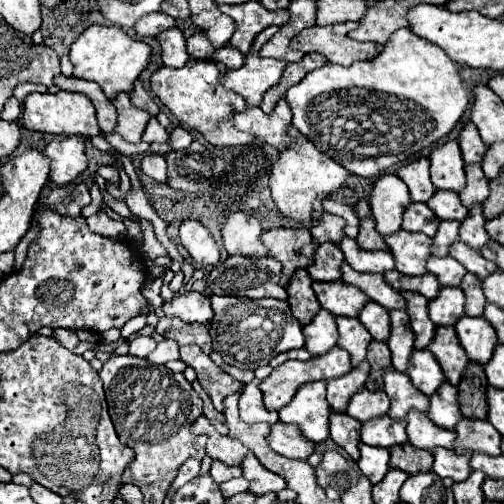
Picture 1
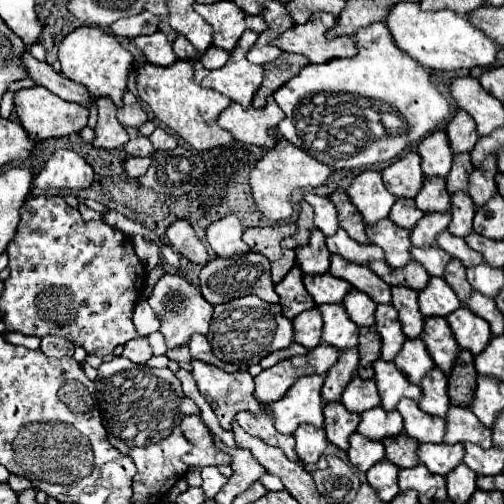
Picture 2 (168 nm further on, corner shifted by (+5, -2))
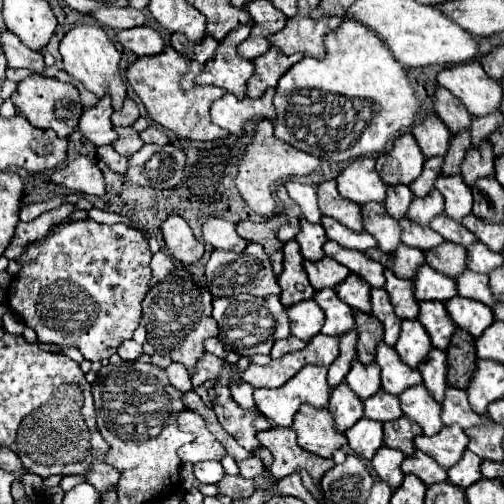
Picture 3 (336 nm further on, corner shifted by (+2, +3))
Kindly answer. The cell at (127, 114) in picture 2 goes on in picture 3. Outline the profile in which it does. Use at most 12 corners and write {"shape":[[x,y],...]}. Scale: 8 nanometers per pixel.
{"shape":[[126,98],[122,110],[112,114],[112,124],[132,126],[138,120],[136,102]]}

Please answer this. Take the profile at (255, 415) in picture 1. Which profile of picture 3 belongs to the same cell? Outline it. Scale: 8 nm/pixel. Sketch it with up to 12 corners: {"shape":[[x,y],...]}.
{"shape":[[290,428],[258,432],[272,452],[270,472],[284,478],[308,472],[314,484],[334,460],[314,456],[296,444]]}

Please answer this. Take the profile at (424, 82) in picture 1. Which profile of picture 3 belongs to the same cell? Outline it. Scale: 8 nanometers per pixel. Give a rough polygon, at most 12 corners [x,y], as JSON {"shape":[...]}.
{"shape":[[362,24],[276,86],[274,136],[346,162],[414,124],[406,70]]}

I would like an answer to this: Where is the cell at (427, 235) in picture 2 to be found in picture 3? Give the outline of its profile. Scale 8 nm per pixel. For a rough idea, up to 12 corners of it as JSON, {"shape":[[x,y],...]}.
{"shape":[[438,190],[412,200],[406,216],[428,224],[444,212]]}

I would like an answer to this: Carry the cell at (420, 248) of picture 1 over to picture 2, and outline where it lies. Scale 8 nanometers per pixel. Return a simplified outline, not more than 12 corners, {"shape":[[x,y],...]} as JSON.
{"shape":[[391,219],[367,227],[367,237],[401,269],[411,261],[411,233]]}

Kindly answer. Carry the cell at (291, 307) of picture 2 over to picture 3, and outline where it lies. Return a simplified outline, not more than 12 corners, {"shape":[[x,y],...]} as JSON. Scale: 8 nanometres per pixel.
{"shape":[[296,240],[284,244],[280,302],[310,300],[314,288],[302,268]]}

